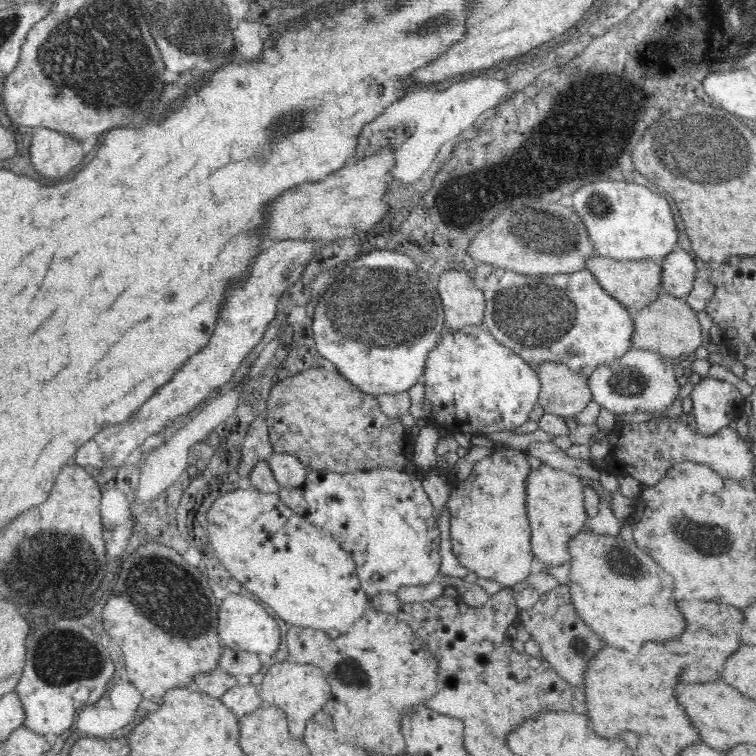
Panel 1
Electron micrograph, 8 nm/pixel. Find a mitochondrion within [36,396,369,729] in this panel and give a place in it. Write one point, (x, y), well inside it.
(178, 604)

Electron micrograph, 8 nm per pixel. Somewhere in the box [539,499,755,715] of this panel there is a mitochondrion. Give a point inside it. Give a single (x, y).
(710, 539)

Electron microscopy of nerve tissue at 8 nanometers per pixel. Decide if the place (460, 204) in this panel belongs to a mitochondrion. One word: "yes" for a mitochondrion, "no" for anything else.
yes

